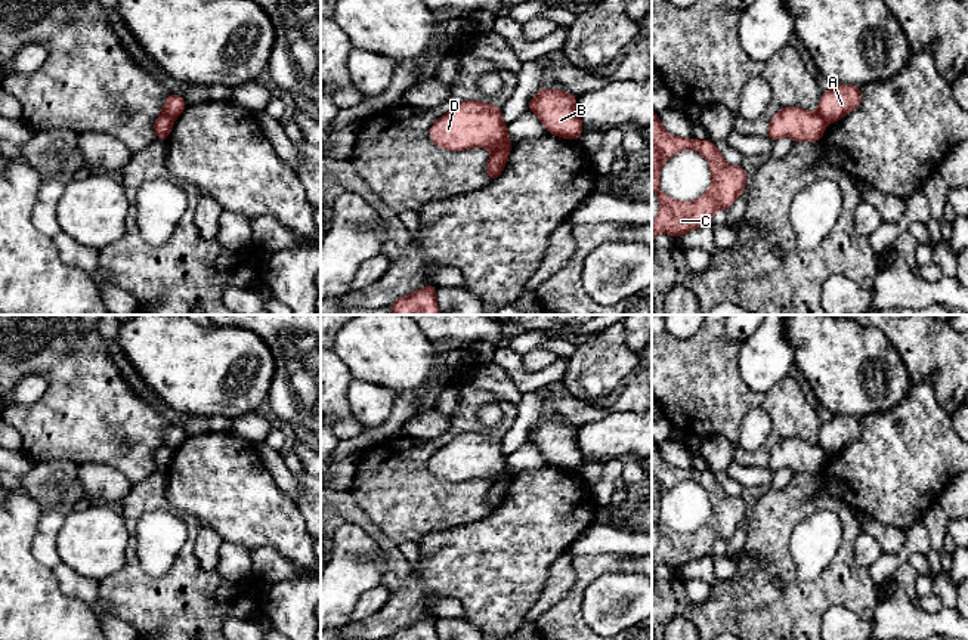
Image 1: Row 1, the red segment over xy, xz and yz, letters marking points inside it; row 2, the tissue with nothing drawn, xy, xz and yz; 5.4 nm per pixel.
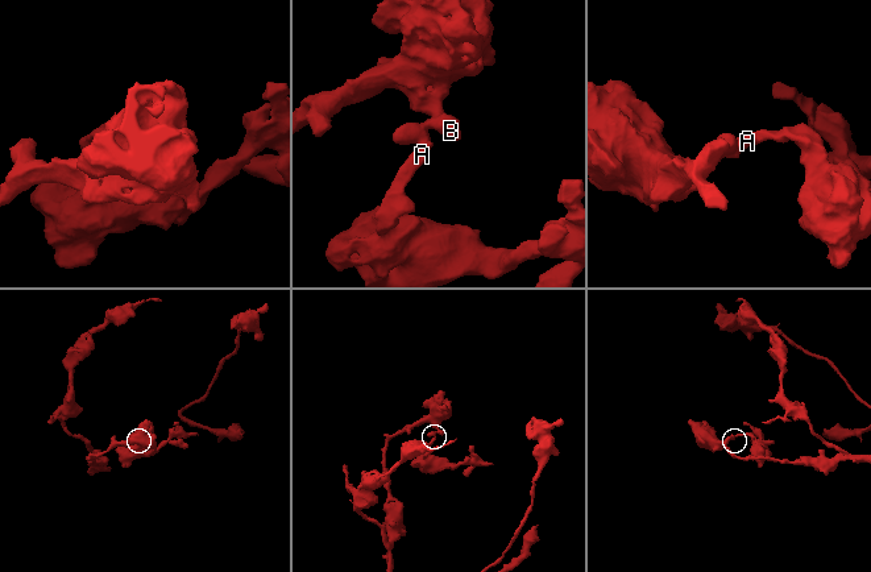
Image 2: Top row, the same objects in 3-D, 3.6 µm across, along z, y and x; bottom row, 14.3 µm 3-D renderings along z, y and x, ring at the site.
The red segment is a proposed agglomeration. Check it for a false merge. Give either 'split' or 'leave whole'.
split

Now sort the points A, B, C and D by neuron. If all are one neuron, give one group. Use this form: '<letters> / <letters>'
A / B C D

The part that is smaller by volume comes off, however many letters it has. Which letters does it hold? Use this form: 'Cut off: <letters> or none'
Cut off: A

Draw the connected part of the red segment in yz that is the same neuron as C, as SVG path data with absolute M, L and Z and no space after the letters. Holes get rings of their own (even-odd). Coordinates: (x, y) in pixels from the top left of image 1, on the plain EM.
M652 440L652 522L658 525L659 542L652 554L652 571L665 563L680 569L686 563L709 556L717 541L729 541L746 519L746 503L742 497L730 497L709 470L683 470L668 464ZM683 480L701 483L709 494L712 514L695 532L680 534L659 519L662 495Z

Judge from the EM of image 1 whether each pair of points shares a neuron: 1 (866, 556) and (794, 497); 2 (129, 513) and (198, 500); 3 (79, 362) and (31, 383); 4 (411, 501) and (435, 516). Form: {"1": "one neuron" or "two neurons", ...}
{"1": "two neurons", "2": "two neurons", "3": "two neurons", "4": "one neuron"}

